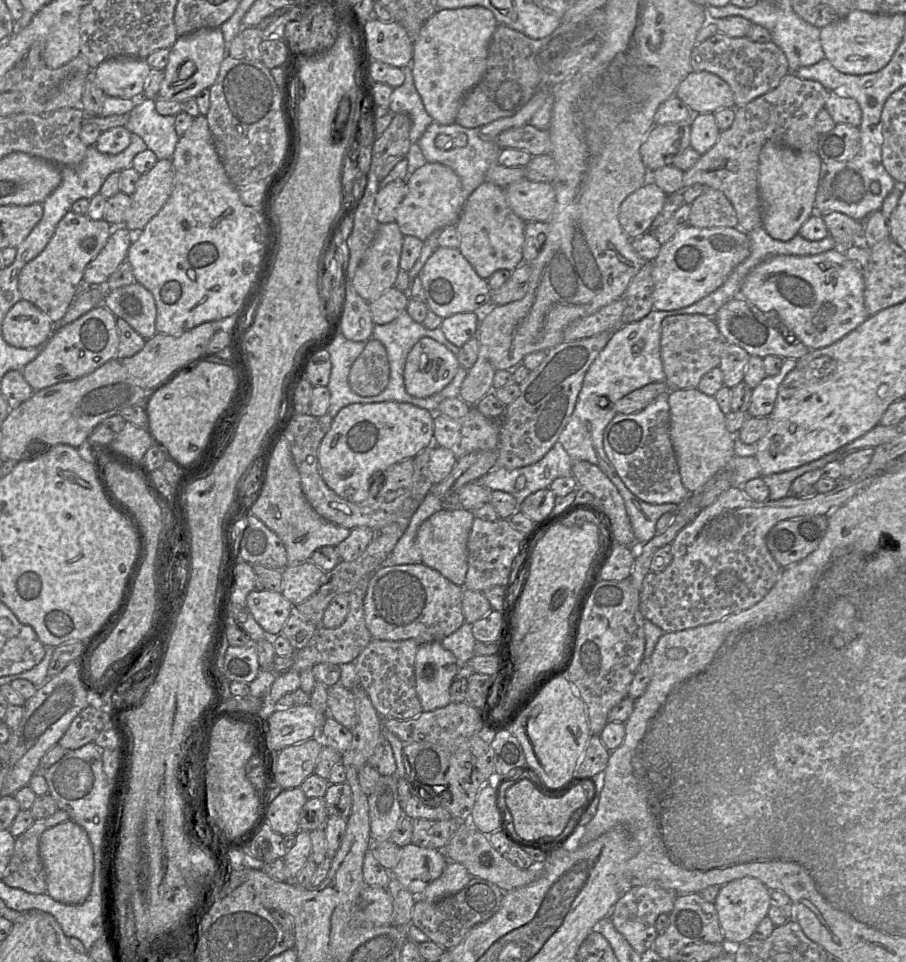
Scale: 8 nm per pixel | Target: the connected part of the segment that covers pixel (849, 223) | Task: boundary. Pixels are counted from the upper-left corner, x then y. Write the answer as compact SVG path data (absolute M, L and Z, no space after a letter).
M841 212L820 214L829 231L838 245L865 247L864 224Z

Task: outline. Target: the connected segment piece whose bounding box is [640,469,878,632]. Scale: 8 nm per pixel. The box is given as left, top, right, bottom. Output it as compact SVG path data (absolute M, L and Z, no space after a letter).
M860 470L850 478L841 478L837 486L809 499L789 495L780 500L756 502L750 499L742 486L723 492L710 506L701 509L695 519L684 526L671 542L673 559L661 572L649 572L640 591L640 612L664 632L676 632L725 619L758 603L776 583L782 567L775 561L766 544L769 531L777 523L806 515L827 515L872 485L878 477Z

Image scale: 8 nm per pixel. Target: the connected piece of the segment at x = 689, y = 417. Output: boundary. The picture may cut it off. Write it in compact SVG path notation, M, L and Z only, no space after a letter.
M697 388L671 390L668 403L670 438L681 480L684 487L692 493L728 466L735 455L735 435L726 429L725 414L721 411L714 396L708 396Z

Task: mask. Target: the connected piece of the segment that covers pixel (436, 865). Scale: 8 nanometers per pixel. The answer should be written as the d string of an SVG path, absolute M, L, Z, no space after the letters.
M409 844L401 847L400 860L390 872L392 877L417 897L441 876L447 863L448 859L439 849Z

